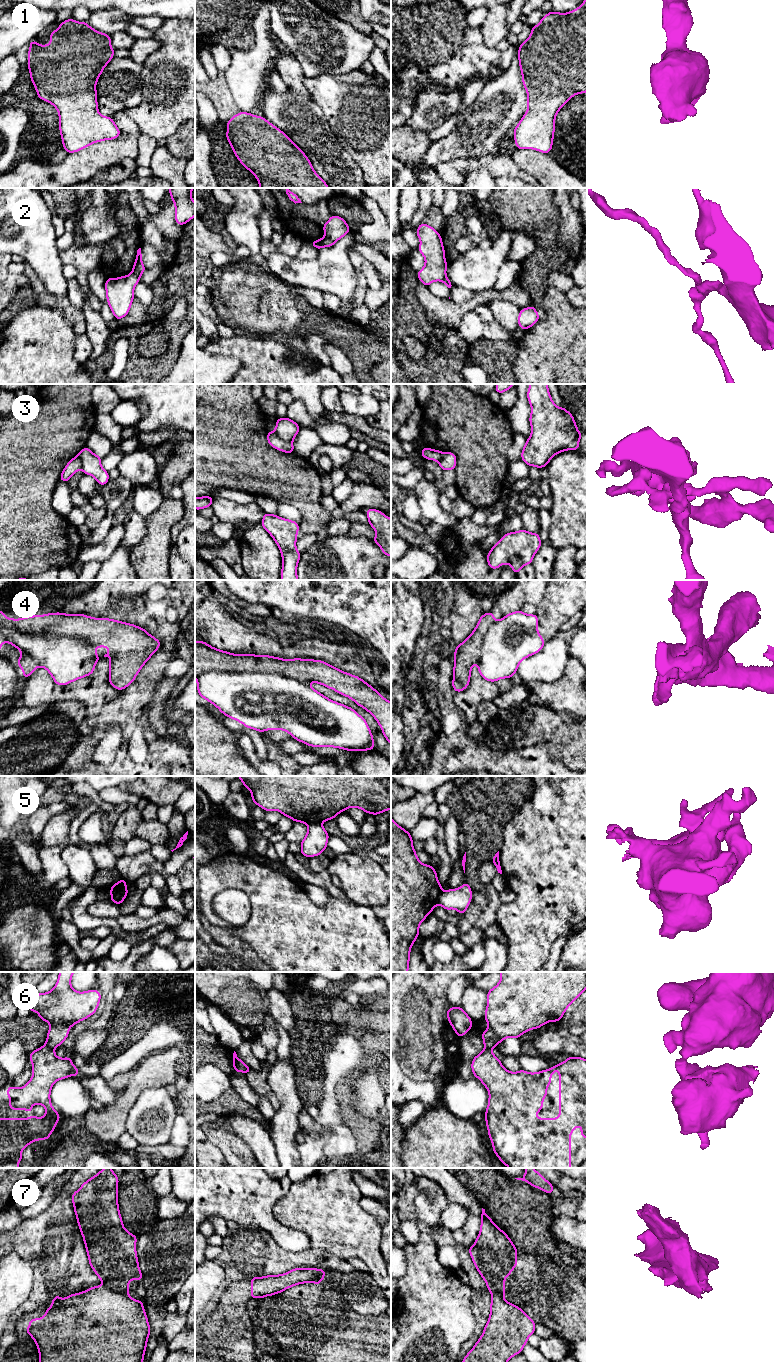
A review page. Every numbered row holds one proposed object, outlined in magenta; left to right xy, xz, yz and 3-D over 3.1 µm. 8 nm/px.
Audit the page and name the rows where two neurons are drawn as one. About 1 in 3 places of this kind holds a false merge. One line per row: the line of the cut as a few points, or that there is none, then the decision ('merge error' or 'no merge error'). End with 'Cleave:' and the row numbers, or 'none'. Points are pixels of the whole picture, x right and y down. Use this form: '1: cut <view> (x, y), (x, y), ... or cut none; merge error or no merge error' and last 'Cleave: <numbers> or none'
1: cut none; no merge error
2: cut xz (325, 236), (334, 242); merge error
3: cut xz (273, 431), (280, 438), (291, 441); merge error
4: cut xy (1, 627), (79, 635), (94, 649); merge error
5: cut xy (126, 895), (119, 894), (112, 900); merge error
6: cut xy (45, 1044), (53, 1050); merge error
7: cut xy (103, 1284), (113, 1291), (123, 1293), (127, 1297); merge error
Cleave: 2, 3, 4, 5, 6, 7

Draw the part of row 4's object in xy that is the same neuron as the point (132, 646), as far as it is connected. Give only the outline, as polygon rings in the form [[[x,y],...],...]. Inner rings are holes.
[[[0,610],[0,651],[3,643],[9,643],[2,632],[3,627],[28,633],[81,636],[94,650],[107,647],[109,652],[104,657],[111,658],[109,683],[117,690],[124,690],[133,683],[144,664],[161,646],[161,642],[145,629],[109,618],[57,612],[13,619],[6,618]]]

